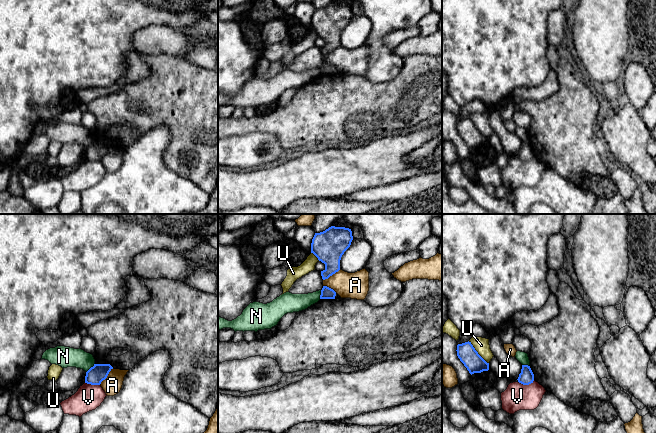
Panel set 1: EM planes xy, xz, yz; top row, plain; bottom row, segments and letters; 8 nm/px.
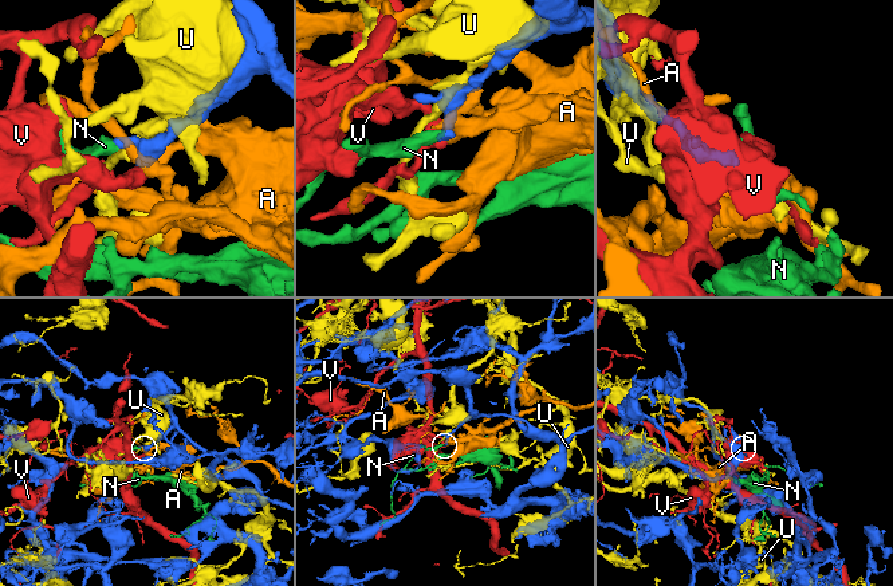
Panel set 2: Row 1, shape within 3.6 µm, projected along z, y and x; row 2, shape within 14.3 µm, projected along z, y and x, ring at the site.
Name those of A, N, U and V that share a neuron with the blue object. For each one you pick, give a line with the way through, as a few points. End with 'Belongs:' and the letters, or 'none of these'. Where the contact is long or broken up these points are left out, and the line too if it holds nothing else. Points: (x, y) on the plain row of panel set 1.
Belongs: none of these

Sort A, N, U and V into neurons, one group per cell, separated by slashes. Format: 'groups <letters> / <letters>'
groups A / N / U / V

